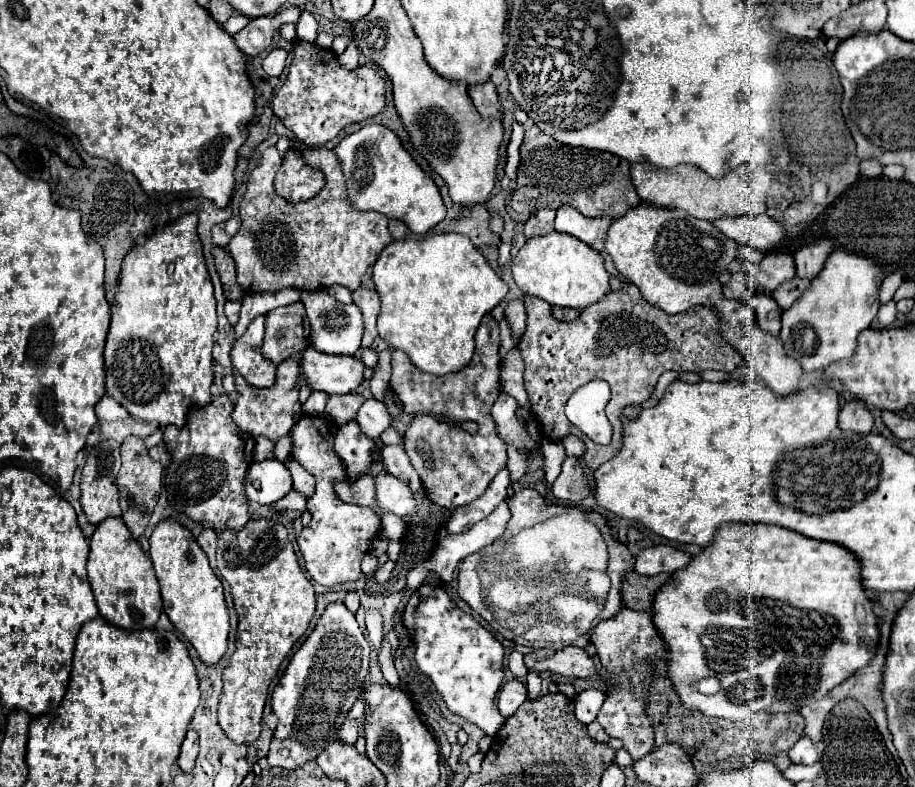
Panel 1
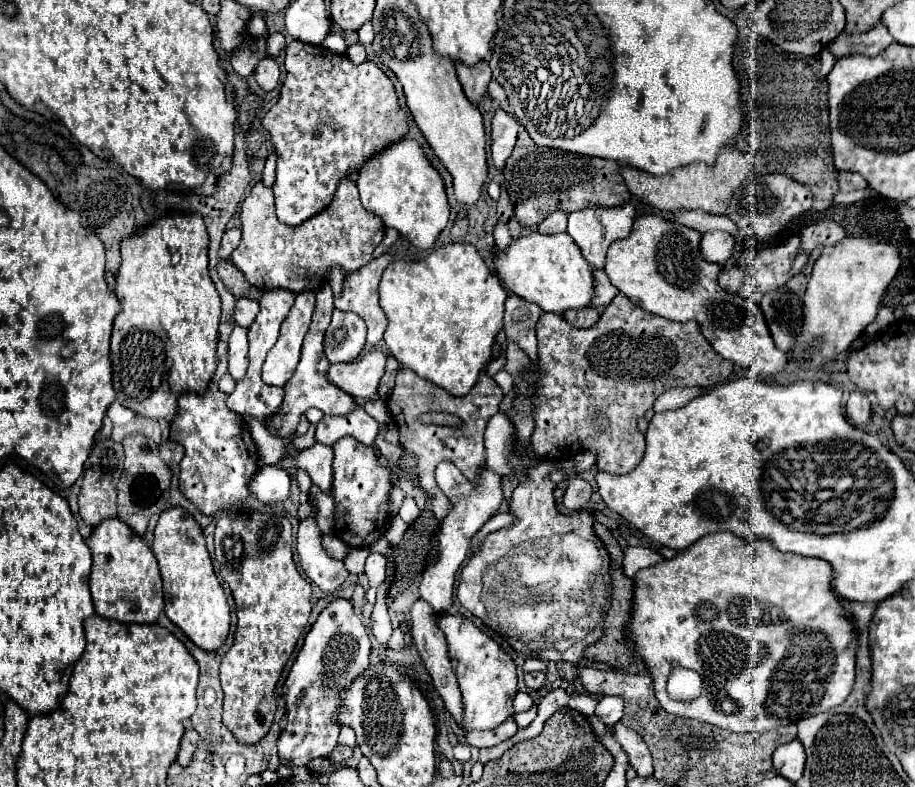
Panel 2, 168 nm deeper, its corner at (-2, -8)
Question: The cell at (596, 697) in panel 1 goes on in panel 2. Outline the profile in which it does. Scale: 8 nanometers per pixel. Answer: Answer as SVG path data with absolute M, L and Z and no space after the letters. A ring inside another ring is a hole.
M603 696L595 708L595 716L603 724L613 726L623 716L623 700L619 696Z

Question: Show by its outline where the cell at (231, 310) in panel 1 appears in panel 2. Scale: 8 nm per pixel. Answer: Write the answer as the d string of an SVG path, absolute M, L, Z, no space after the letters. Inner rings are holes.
M239 298L237 306L235 306L235 324L241 328L249 328L249 324L253 324L257 312L259 312L259 304L255 300Z

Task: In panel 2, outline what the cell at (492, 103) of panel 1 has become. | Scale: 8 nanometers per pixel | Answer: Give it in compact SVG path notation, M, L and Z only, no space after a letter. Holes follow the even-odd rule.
M461 62L455 64L457 66L457 76L459 82L463 84L465 96L469 98L469 102L473 102L475 106L485 98L487 86L491 82L491 68L487 62L475 64L475 66L465 66Z

